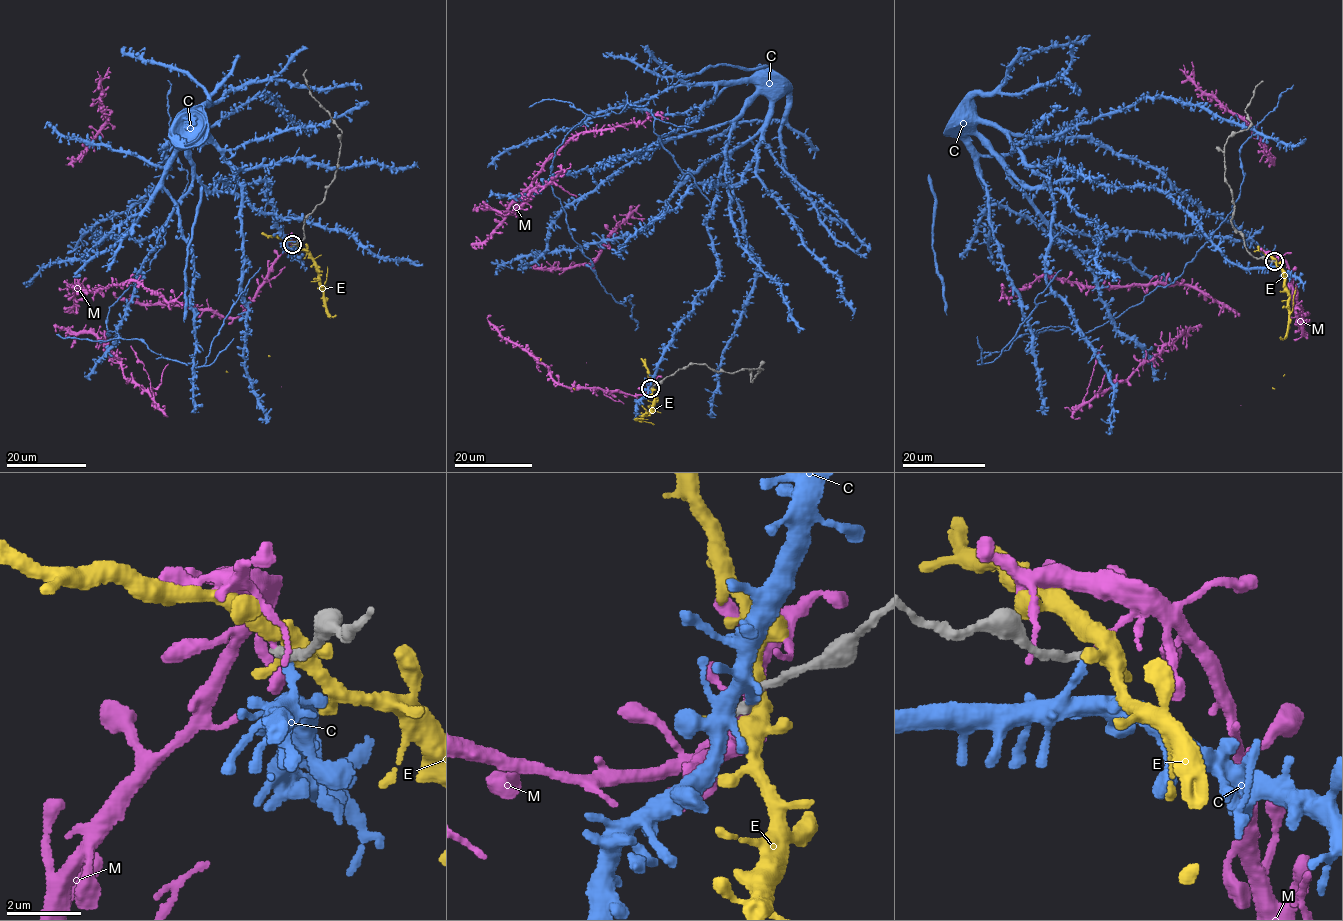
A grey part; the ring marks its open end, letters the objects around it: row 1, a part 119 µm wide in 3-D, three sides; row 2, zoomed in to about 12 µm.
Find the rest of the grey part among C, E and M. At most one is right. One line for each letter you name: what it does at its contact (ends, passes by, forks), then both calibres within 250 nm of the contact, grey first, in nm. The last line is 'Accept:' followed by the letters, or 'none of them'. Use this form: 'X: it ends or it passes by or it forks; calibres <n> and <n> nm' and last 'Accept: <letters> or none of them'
Accept: none of them

